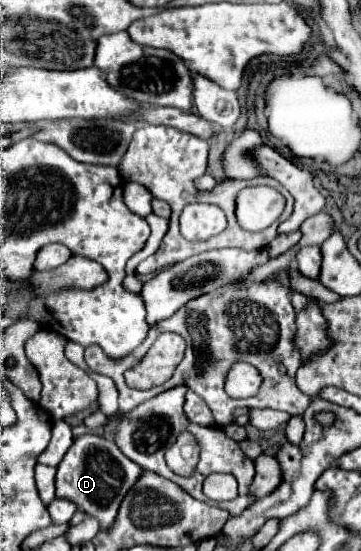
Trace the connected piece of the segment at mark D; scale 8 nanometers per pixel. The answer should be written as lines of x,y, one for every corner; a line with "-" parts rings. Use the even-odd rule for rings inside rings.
84,434
74,440
58,466
56,496
74,502
78,510
96,518
100,522
100,530
104,532
104,528
110,528
116,520
120,502
124,500
130,486
138,480
140,472
142,470
132,460
128,460
114,442
96,434

